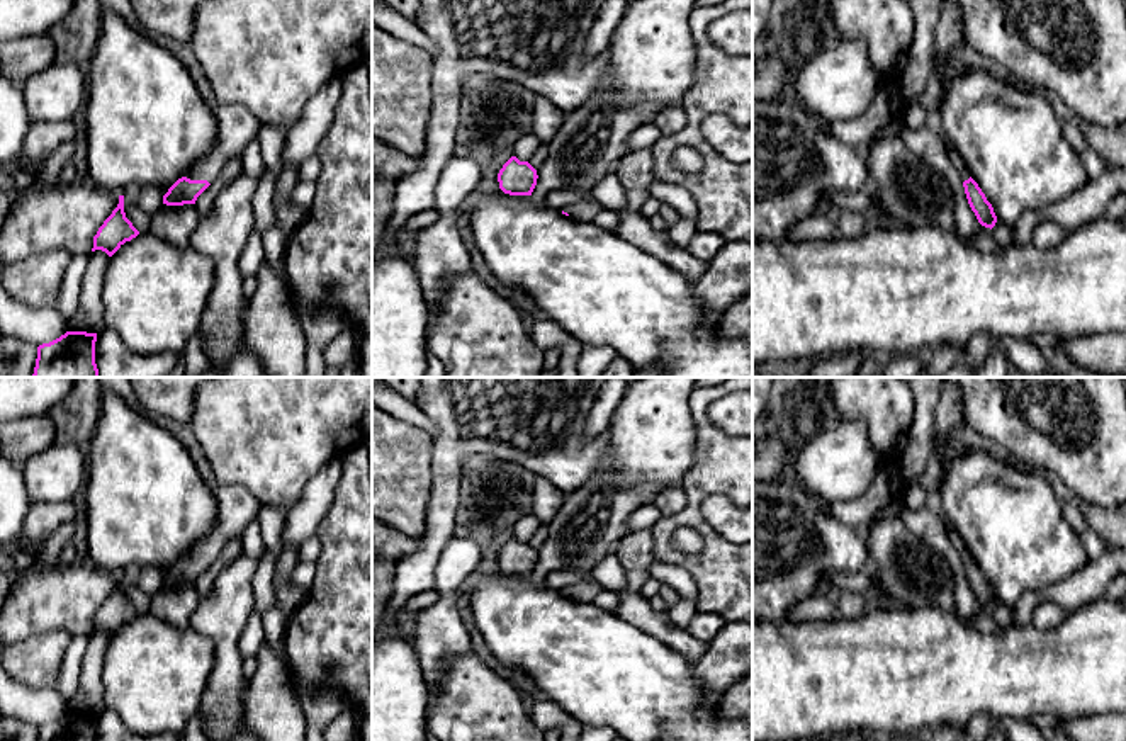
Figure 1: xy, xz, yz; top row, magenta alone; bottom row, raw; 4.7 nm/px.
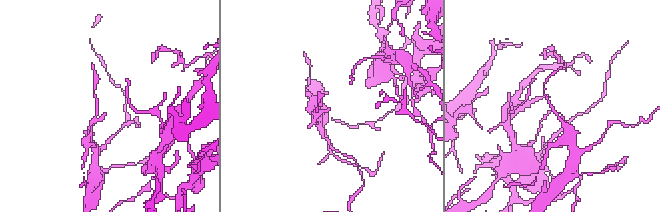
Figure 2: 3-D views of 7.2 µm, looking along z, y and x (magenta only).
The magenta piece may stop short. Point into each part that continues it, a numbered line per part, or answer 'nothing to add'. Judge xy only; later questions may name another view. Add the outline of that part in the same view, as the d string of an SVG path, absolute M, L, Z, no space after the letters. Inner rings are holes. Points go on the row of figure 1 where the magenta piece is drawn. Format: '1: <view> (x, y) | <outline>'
1: xy (236, 124) | M217 104L214 116L217 119L216 143L212 150L185 173L190 180L207 180L212 184L222 177L226 161L241 156L262 127L258 117L243 104Z

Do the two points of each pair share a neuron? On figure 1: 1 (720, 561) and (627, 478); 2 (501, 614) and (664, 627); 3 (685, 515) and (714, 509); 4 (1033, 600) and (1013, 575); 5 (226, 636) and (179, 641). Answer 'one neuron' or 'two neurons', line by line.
1: two neurons
2: two neurons
3: two neurons
4: two neurons
5: two neurons

